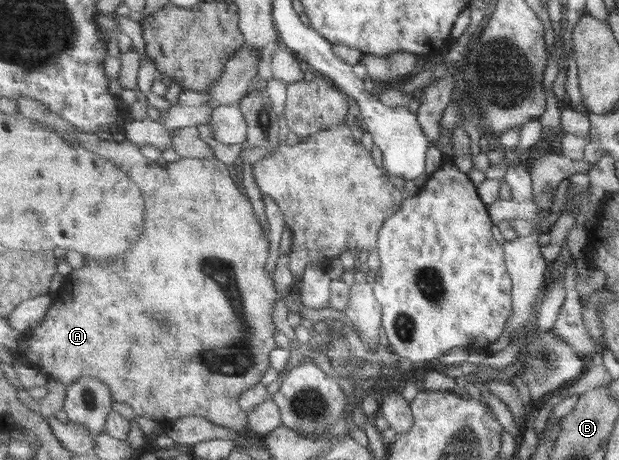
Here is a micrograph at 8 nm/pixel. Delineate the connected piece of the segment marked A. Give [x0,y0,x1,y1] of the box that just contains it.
[24,126,281,431]

